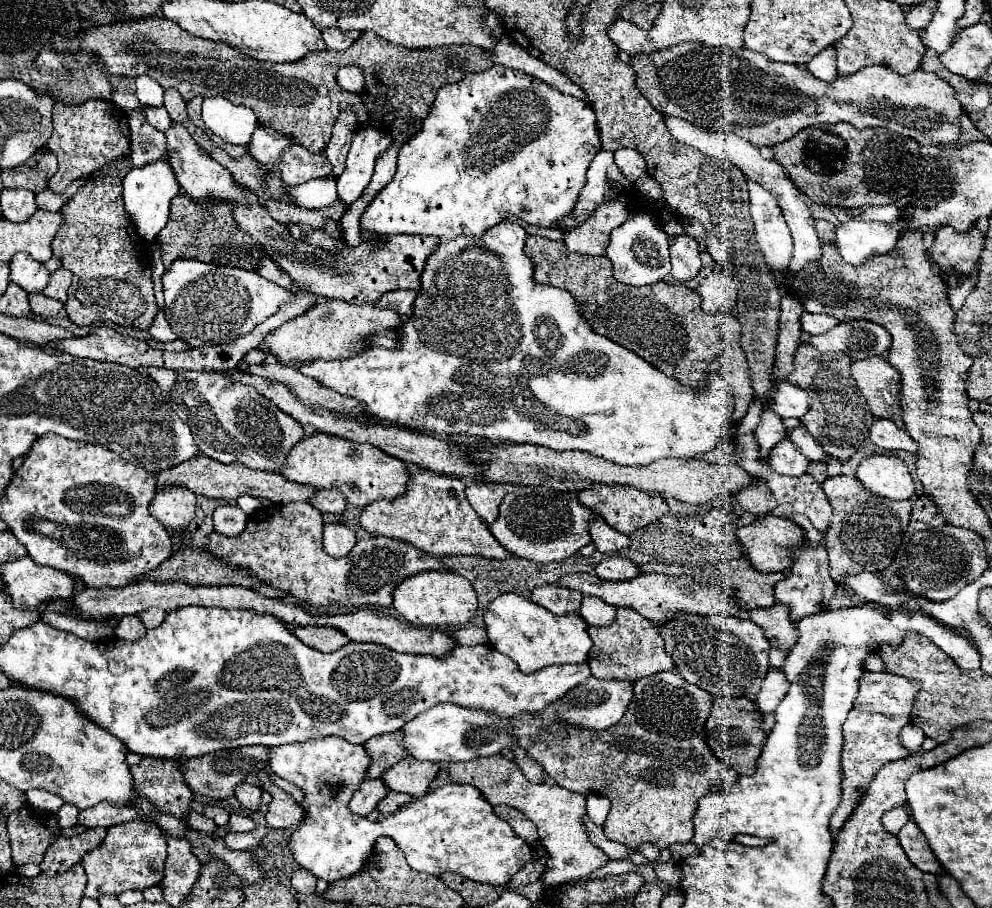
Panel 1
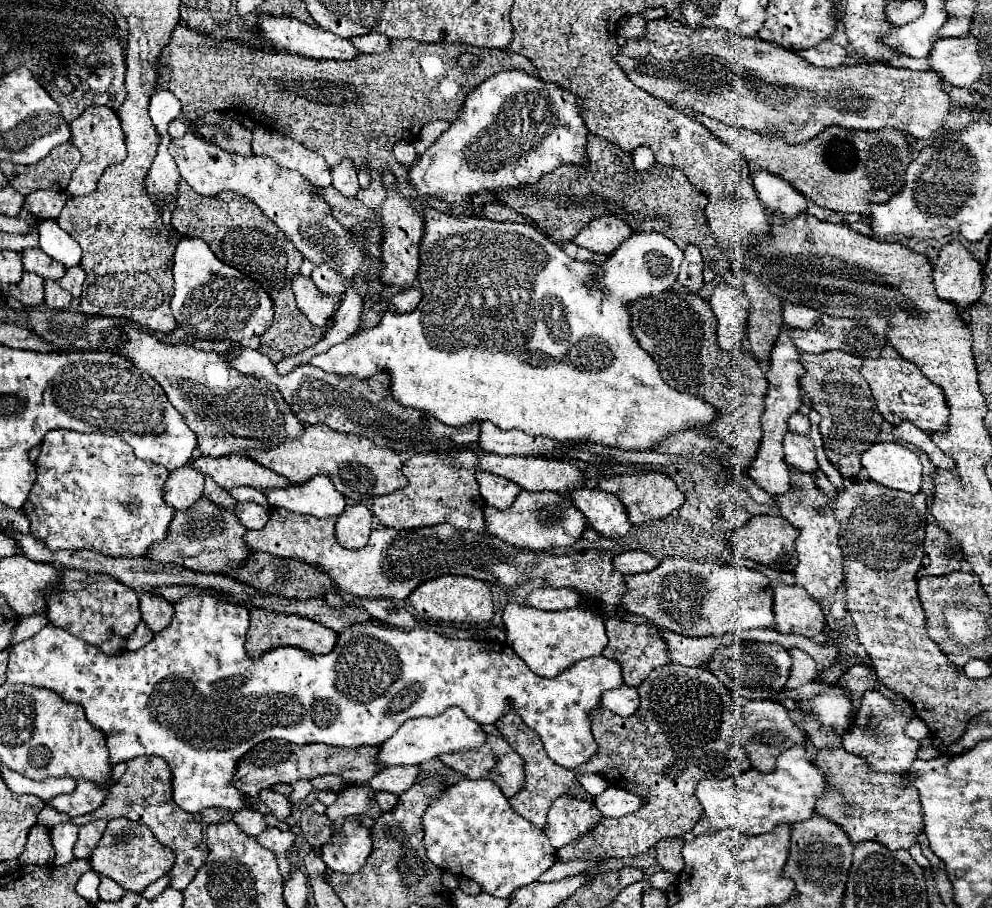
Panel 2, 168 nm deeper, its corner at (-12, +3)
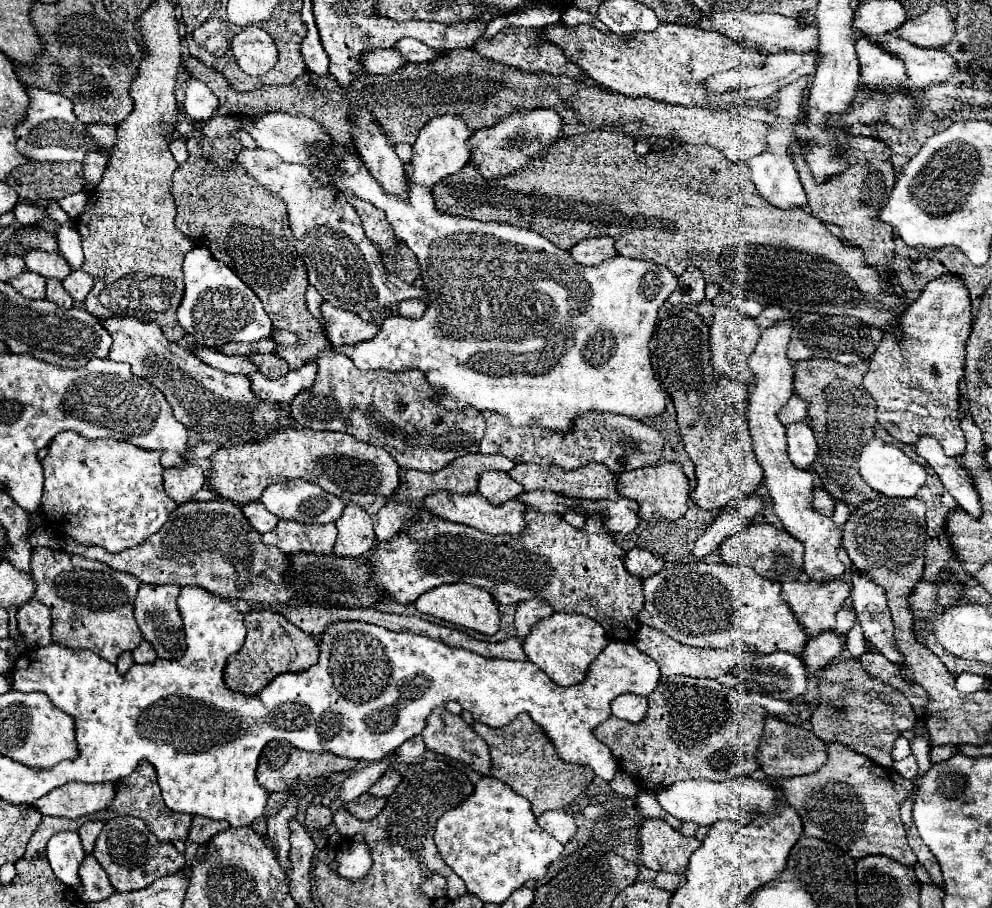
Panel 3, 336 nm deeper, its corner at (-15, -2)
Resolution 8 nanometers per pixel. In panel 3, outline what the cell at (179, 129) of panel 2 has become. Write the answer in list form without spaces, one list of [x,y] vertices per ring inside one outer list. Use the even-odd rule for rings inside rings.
[[[172,140],[170,142],[170,152],[174,154],[178,164],[184,164],[188,160],[188,152],[186,152],[186,142],[184,140]]]

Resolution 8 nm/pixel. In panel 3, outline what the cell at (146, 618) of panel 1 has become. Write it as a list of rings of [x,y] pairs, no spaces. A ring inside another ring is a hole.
[[[142,584],[134,600],[134,618],[138,622],[138,628],[144,640],[148,640],[156,648],[156,656],[164,660],[178,660],[186,650],[184,624],[182,624],[182,616],[176,604],[178,594],[180,594],[180,586],[176,584],[164,584],[164,586]]]

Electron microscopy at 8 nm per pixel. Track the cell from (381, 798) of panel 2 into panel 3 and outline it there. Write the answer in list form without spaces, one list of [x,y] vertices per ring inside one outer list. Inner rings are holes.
[[[362,794],[356,800],[352,800],[352,804],[348,804],[348,812],[352,816],[356,816],[358,820],[372,820],[374,816],[378,816],[382,812],[384,804],[386,804],[386,798]]]

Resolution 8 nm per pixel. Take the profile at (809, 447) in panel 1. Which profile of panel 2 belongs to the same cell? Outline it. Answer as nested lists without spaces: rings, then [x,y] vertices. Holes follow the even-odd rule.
[[[803,413],[791,415],[787,425],[789,425],[789,431],[795,431],[795,433],[799,433],[799,435],[809,435],[809,431],[811,431],[811,421],[809,421],[807,415],[803,415]]]

